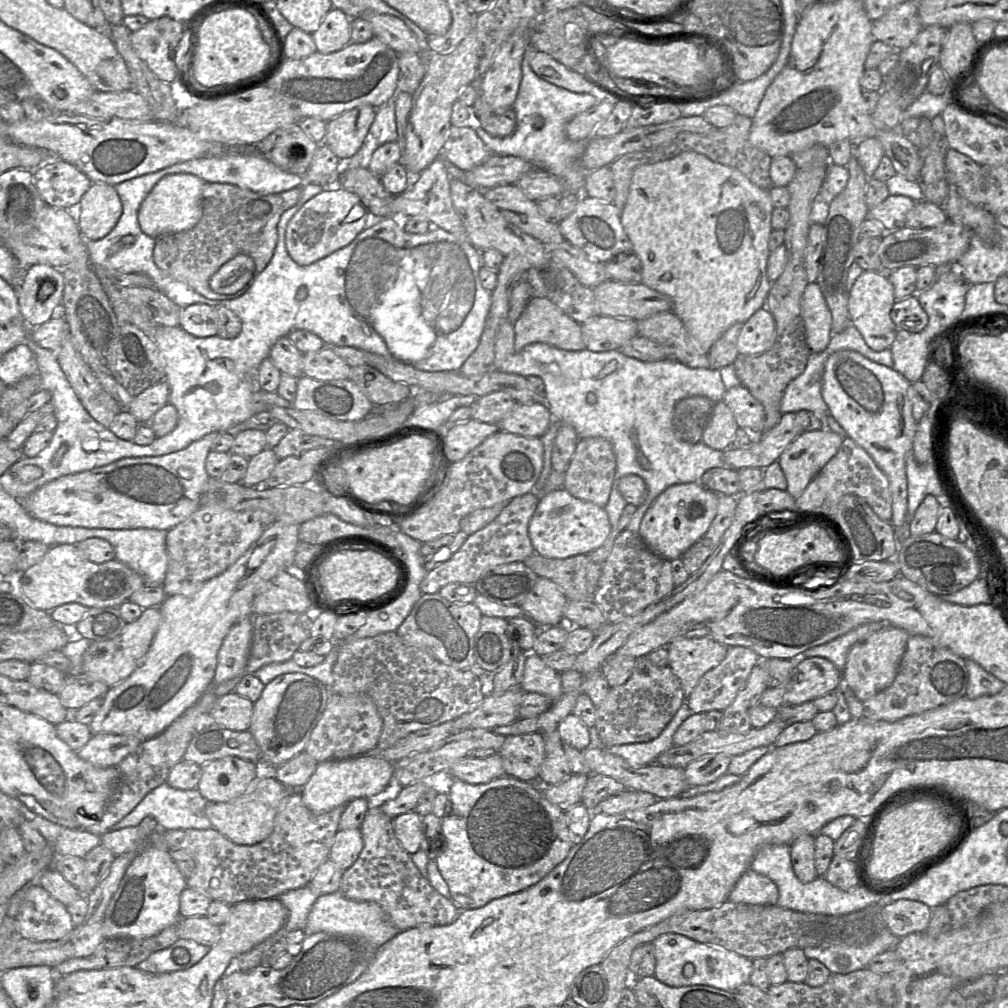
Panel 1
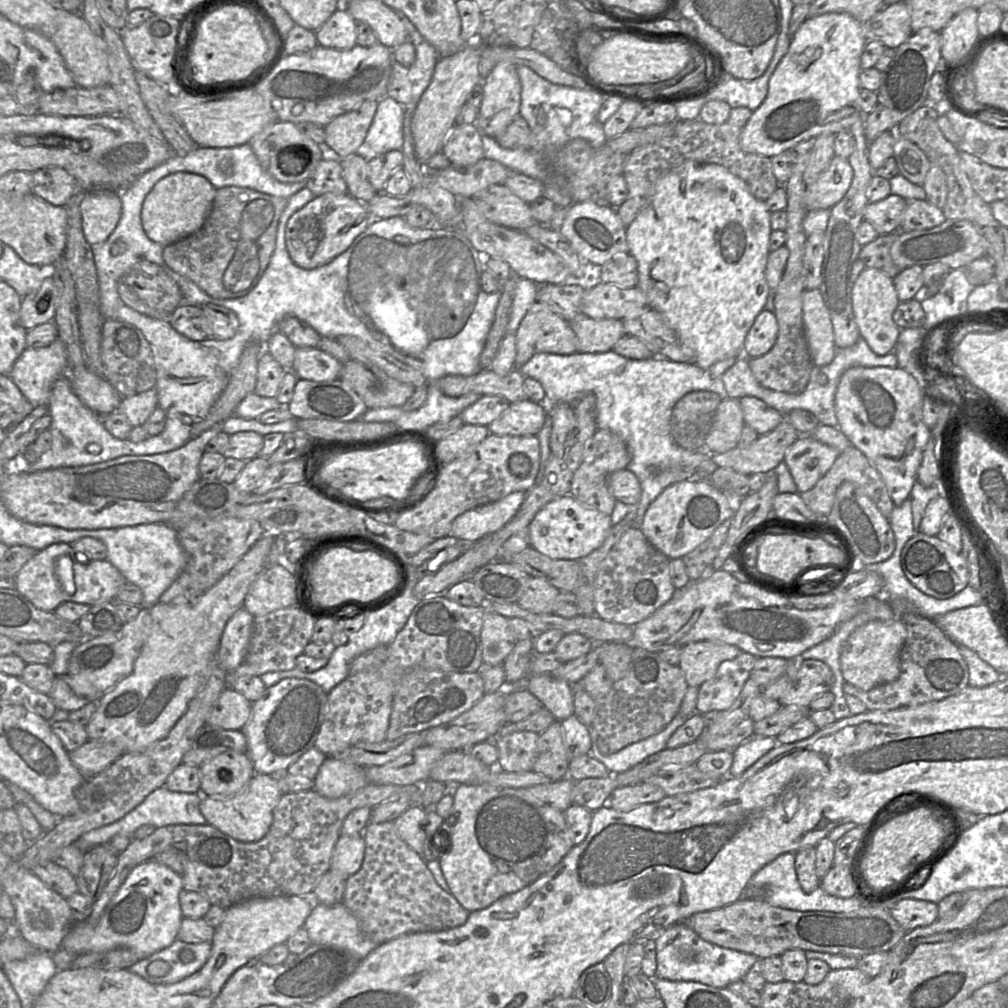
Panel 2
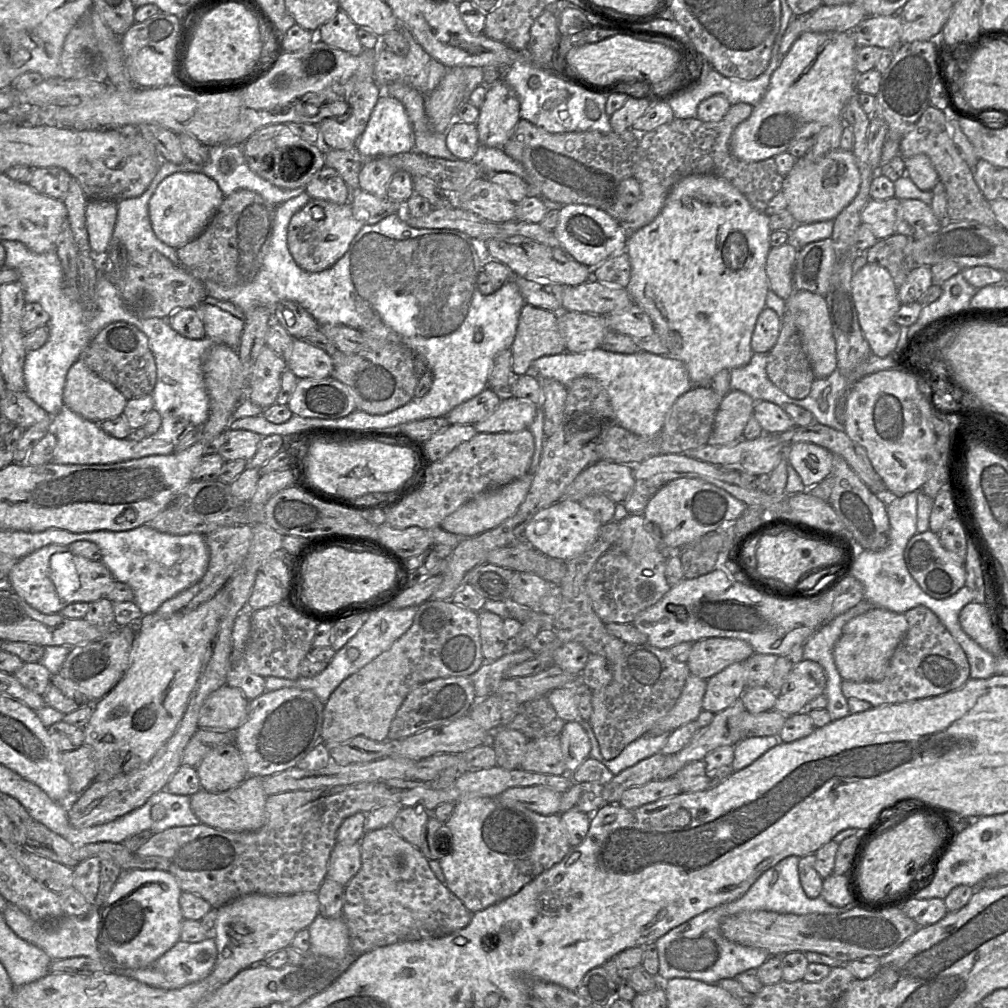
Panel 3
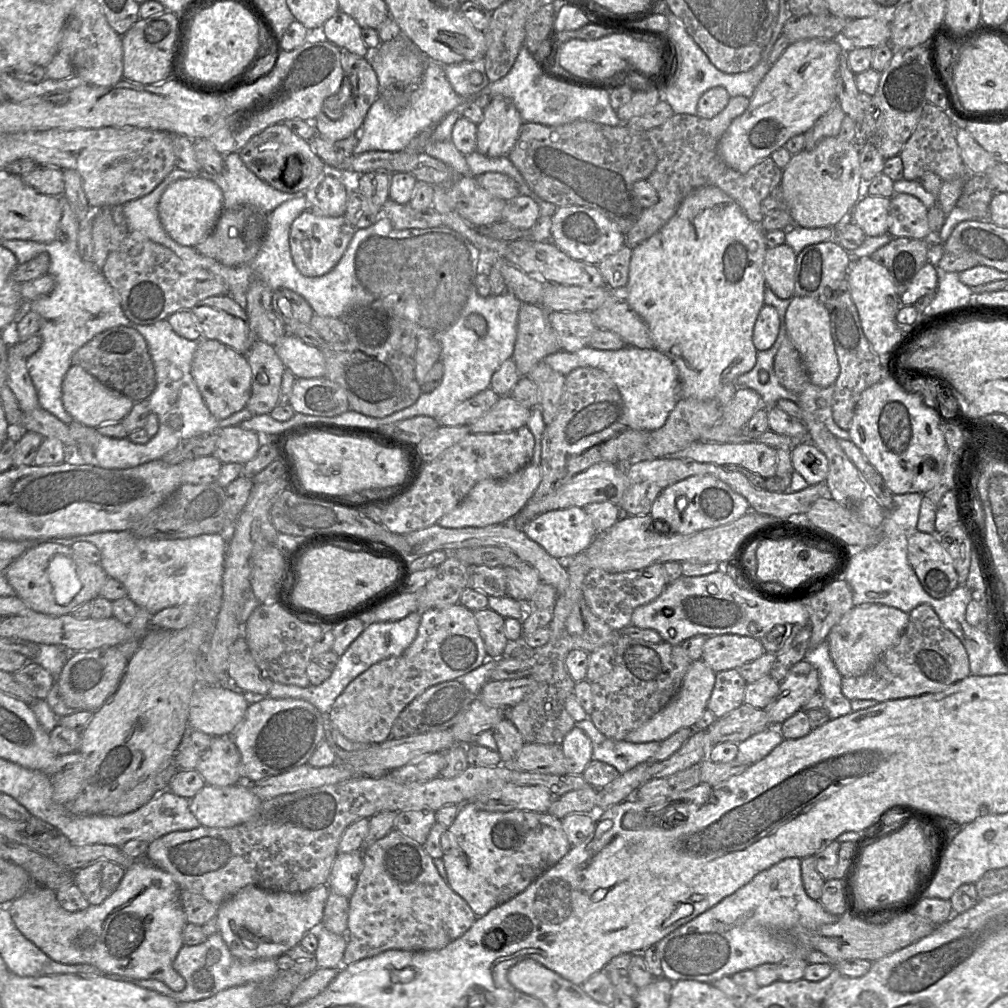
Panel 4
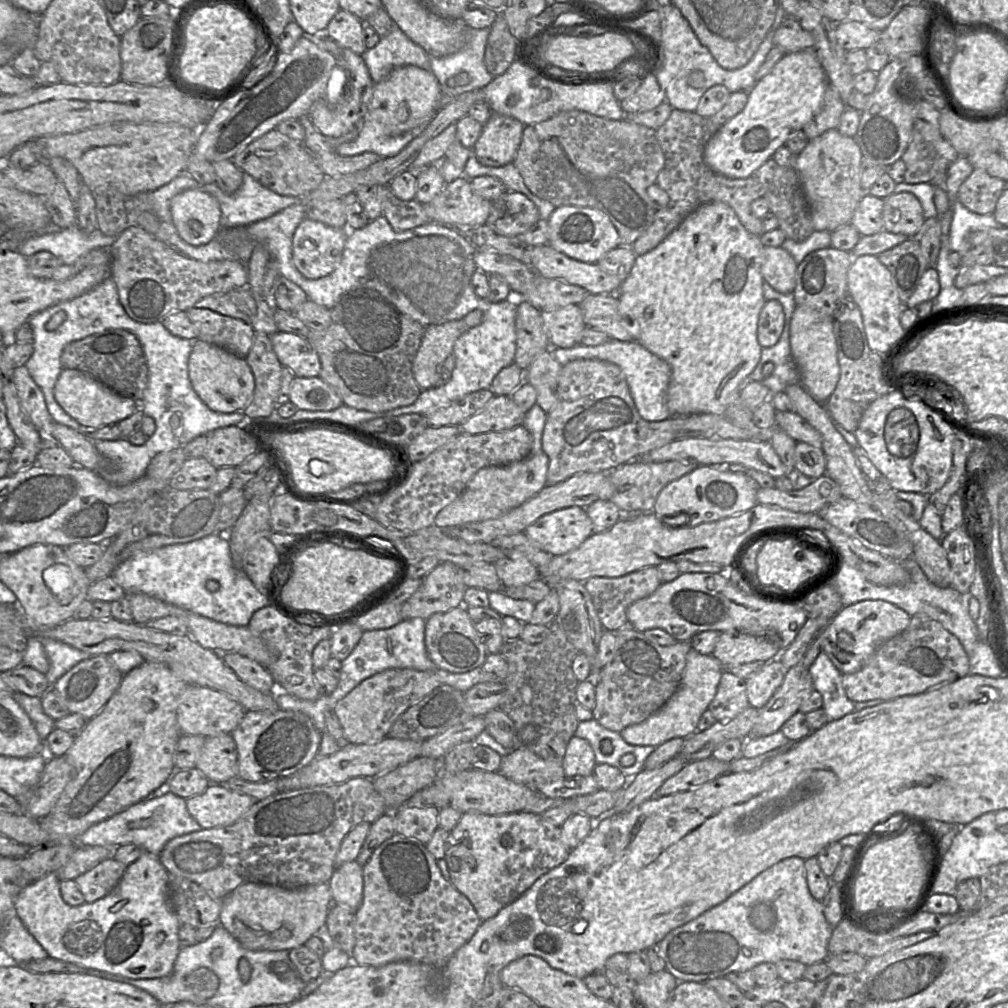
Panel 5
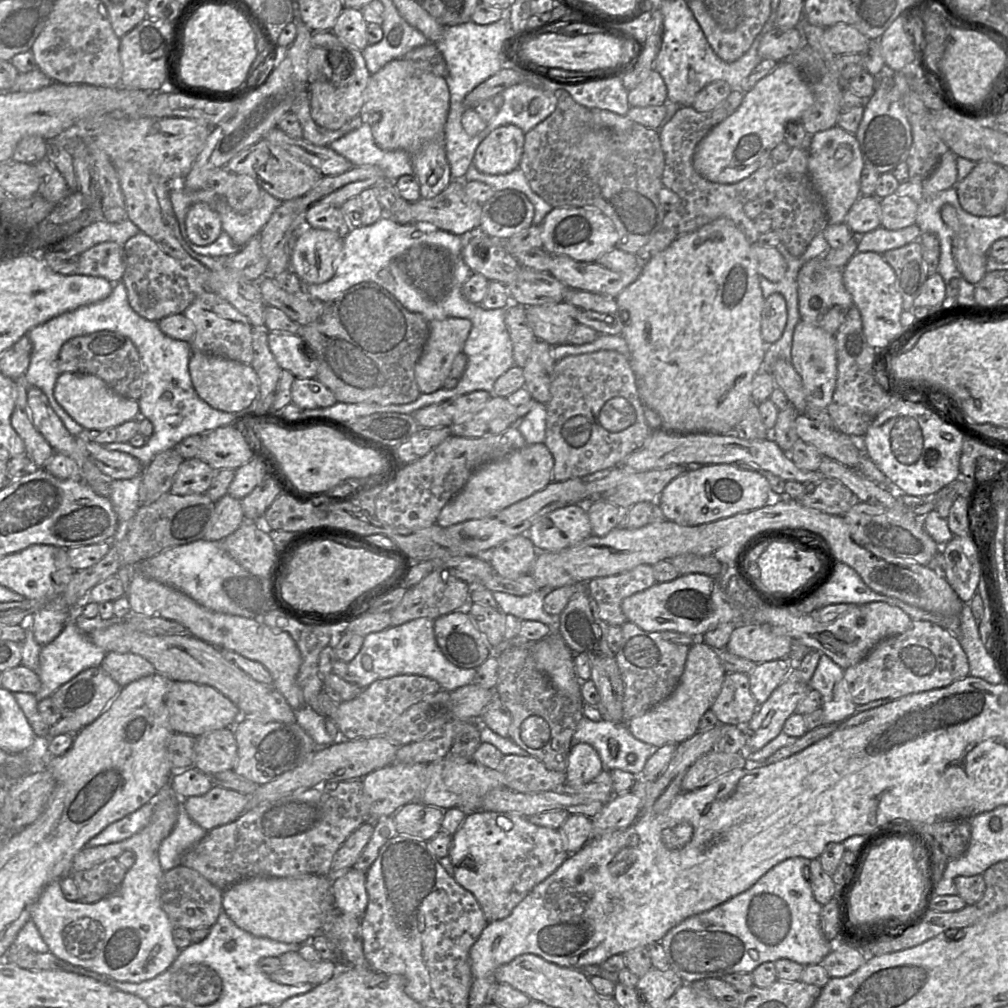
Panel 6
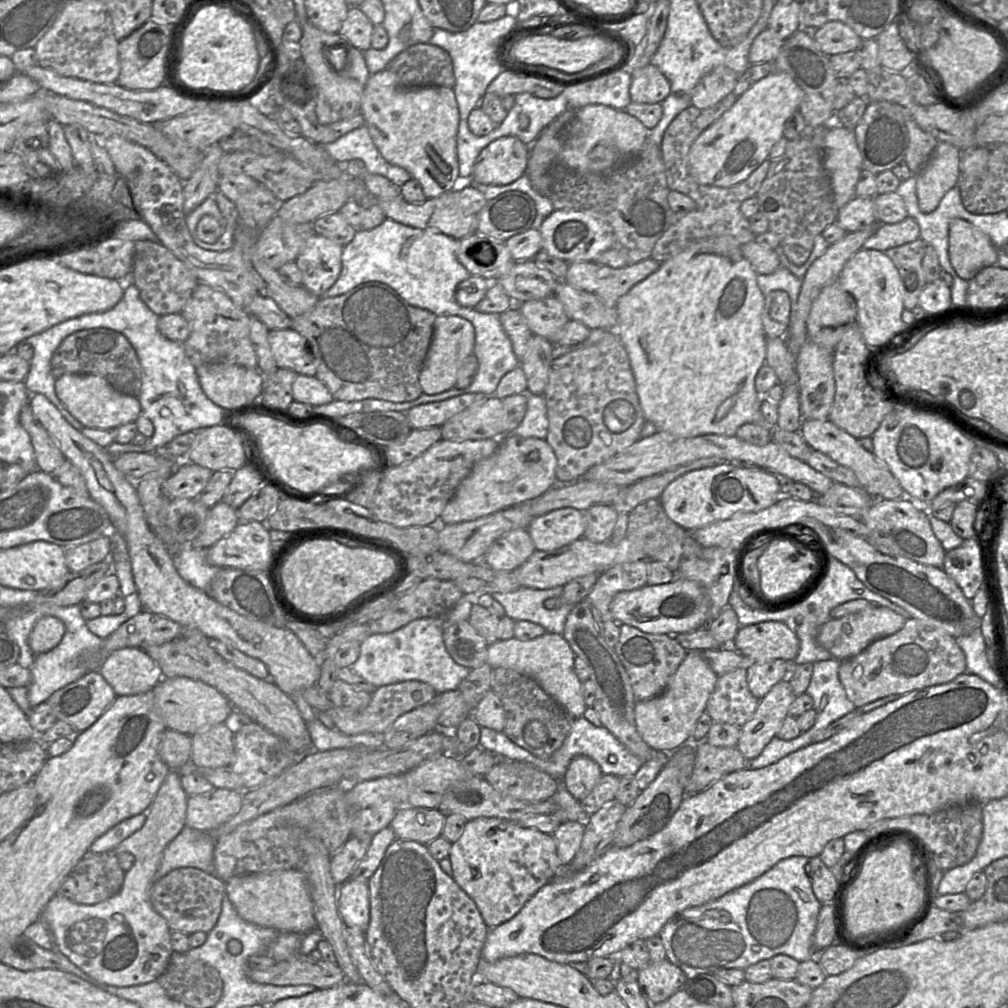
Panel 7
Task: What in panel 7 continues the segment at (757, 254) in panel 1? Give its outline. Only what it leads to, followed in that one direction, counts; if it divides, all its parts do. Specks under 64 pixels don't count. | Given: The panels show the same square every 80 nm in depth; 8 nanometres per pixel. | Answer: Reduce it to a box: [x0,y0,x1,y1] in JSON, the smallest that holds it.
[616,237,766,437]

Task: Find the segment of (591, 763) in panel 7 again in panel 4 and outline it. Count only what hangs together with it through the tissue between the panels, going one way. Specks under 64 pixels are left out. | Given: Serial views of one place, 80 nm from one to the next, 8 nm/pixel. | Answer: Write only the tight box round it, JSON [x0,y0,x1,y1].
[561,726,592,775]

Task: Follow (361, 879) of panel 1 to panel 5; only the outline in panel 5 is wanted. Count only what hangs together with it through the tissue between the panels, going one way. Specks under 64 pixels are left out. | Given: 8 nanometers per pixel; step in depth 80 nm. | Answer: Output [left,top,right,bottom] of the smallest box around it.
[351,833,482,992]

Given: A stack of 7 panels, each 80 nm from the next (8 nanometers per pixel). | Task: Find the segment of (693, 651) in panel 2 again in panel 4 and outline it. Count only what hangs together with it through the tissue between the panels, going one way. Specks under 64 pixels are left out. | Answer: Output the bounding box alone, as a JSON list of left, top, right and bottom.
[701,634,765,673]

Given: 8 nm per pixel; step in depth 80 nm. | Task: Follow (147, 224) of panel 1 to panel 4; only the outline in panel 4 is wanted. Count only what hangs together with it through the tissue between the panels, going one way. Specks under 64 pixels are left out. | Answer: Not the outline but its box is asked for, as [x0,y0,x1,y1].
[158,176,223,246]

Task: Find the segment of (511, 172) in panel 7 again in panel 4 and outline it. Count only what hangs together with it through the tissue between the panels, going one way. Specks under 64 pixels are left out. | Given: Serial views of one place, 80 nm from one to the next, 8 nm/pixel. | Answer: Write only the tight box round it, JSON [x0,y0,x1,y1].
[477,95,524,158]

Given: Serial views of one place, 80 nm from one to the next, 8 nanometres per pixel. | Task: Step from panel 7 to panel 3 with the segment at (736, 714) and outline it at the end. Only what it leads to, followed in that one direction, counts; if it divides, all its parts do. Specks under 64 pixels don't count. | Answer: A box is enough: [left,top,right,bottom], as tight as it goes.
[702,662,745,714]

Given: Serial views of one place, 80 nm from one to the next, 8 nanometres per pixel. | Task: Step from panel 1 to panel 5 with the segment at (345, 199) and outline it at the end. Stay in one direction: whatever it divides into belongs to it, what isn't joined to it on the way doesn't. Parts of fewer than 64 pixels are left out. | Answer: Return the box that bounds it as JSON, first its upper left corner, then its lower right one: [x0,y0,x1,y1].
[292,219,347,279]

